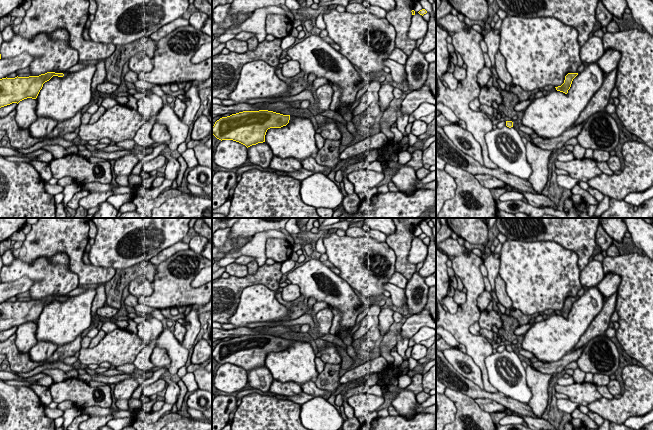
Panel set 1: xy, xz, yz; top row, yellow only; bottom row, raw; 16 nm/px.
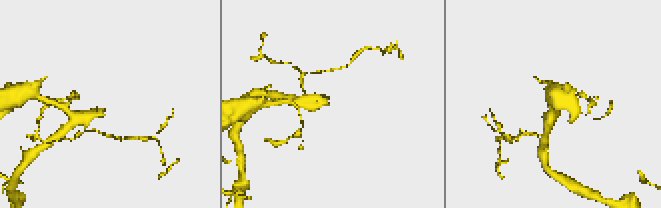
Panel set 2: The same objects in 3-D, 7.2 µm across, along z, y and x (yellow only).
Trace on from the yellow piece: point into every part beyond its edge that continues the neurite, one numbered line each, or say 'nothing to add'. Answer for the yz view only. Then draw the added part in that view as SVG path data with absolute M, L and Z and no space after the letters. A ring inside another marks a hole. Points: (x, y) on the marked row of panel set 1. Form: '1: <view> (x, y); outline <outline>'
nothing to add

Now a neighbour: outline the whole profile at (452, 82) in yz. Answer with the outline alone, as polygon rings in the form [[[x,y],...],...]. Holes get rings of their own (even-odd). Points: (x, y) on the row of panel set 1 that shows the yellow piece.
[[[446,72],[440,77],[441,81],[445,81],[450,90],[455,90],[458,86],[458,80],[454,77],[453,73]]]

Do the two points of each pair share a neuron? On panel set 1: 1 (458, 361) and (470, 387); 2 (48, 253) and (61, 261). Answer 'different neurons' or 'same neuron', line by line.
1: different neurons
2: different neurons

